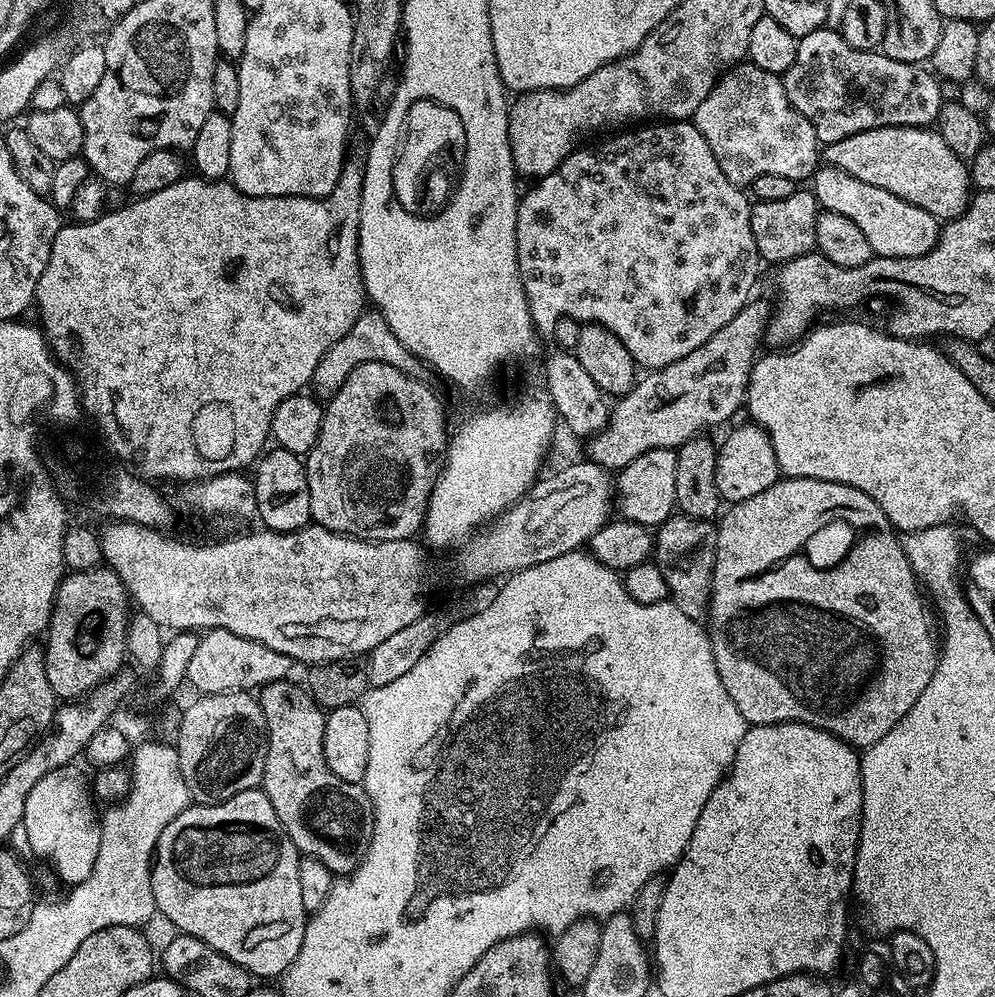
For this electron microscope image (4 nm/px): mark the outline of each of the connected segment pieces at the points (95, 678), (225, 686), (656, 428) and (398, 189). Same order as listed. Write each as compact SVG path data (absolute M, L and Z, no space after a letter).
M110 567L68 572L61 580L48 623L48 644L43 645L46 678L61 701L79 700L125 667L128 604L130 608L128 592Z
M221 628L207 629L200 636L198 651L193 655L188 667L187 683L193 684L200 694L222 694L223 692L243 692L259 690L275 680L288 680L291 677L294 661L278 650L270 650L262 642L230 634Z
M749 299L744 308L738 310L738 314L730 318L730 322L722 326L722 330L718 330L718 334L706 338L706 342L702 342L698 350L690 350L686 358L678 358L678 362L670 362L670 366L641 375L632 389L611 405L608 424L604 429L587 441L587 459L603 468L619 470L634 462L634 458L638 458L646 450L680 448L687 440L693 440L695 436L707 433L709 431L707 428L726 423L739 408L741 411L746 404L748 379L752 373L752 366L761 351L760 340L762 344L768 331L769 301L767 304L764 300L756 299Z
M419 100L410 106L410 110L404 119L404 134L402 143L399 145L392 171L392 185L398 202L408 212L416 216L434 216L454 191L454 177L458 172L458 165L464 158L466 146L466 134L462 130L462 118L454 114L446 106L442 106L433 100Z

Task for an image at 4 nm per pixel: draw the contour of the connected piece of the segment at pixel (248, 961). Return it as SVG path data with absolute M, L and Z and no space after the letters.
M260 788L239 792L220 804L193 803L182 810L178 818L174 818L170 826L166 826L166 830L162 830L162 838L158 838L156 843L156 855L152 861L152 889L156 911L161 917L164 915L176 927L177 933L193 936L206 942L206 946L218 950L218 954L230 958L230 962L238 962L238 966L252 973L253 977L283 977L285 970L294 962L294 958L298 958L298 950L302 950L302 934L306 934L310 915L302 906L302 882L298 882L301 859L301 853L296 851L294 842L286 834L282 822L278 822L278 814L274 814L274 806L270 806L270 798L266 798L266 794Z

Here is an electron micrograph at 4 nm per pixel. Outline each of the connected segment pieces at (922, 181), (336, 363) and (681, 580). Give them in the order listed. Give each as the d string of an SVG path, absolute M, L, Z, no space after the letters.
M882 126L881 128L875 128L874 130L862 130L862 134L850 134L850 138L842 138L839 142L830 142L829 144L823 145L822 160L827 167L842 170L846 174L850 174L850 178L858 178L858 182L870 182L870 186L878 186L882 190L894 194L894 198L902 198L906 202L910 202L914 206L926 210L940 222L947 222L961 216L961 214L967 210L968 204L972 201L974 195L974 185L969 165L961 158L961 156L954 154L954 150L950 150L950 146L946 146L946 138L942 138L939 131L933 130L931 127Z
M365 310L360 313L360 317L354 322L354 326L350 326L346 335L338 338L338 342L334 342L330 346L330 350L326 350L326 354L322 354L322 362L318 362L318 366L312 375L311 391L320 398L332 397L346 382L349 374L359 364L366 362L389 364L398 370L402 370L407 376L419 377L420 371L422 371L419 358L410 354L410 350L406 350L406 346L402 346L402 342L398 342L398 338L394 338L386 318L382 318L382 314L375 310Z
M683 514L669 516L665 524L659 525L654 532L654 562L666 578L671 603L682 610L691 620L703 621L708 614L708 599L712 597L712 575L716 561L717 525L711 520L698 520Z

